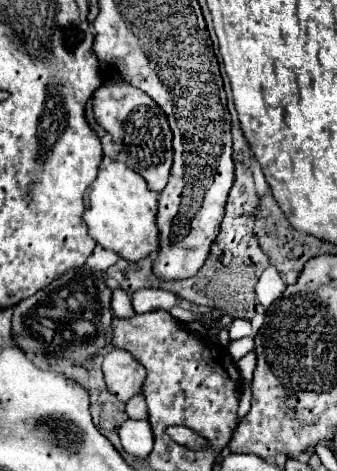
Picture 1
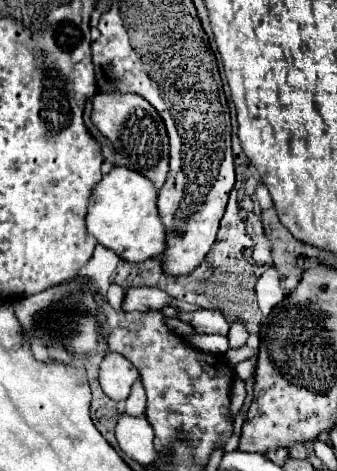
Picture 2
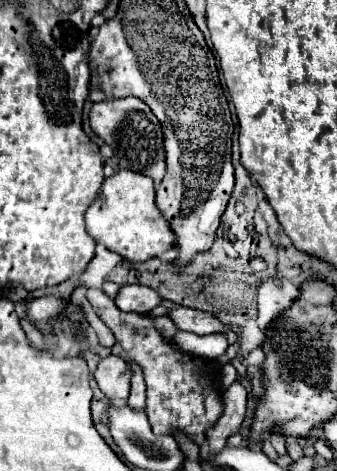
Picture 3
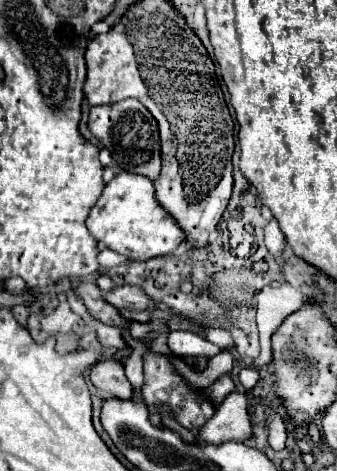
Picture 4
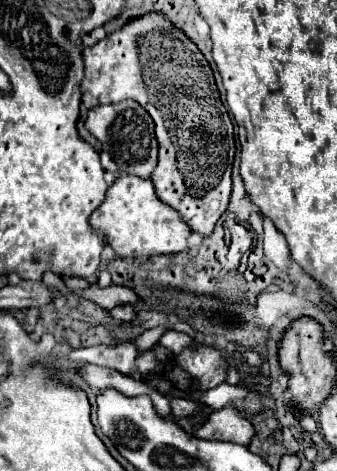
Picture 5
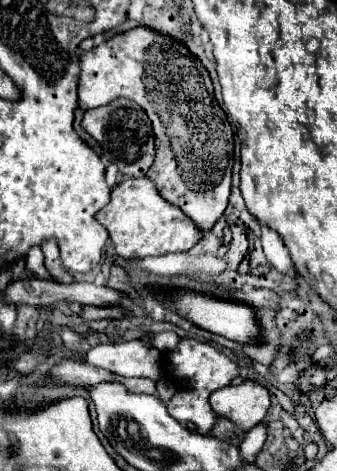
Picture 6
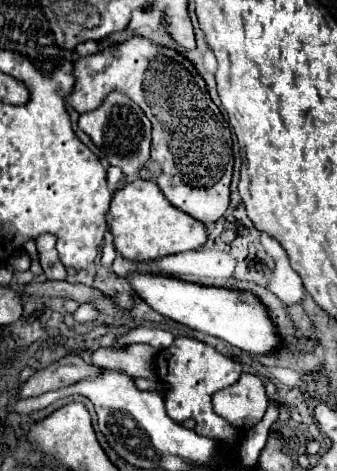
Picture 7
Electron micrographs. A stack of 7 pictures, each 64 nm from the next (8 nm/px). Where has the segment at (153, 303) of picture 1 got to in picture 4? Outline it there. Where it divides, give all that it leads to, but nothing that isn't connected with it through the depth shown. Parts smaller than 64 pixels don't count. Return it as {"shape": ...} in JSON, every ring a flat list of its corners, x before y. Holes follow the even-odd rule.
{"shape":[[114,286,110,292,104,292,102,296,114,308,146,310,152,304,152,300,142,292,142,288,136,288,136,286]]}

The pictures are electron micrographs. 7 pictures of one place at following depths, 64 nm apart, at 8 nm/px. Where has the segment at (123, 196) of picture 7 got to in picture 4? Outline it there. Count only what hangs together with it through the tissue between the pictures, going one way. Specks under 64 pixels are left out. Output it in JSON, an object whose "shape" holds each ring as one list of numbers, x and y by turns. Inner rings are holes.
{"shape":[[128,172,114,176,114,180,106,184,100,200,90,210,86,226,98,242,132,260,148,260,172,254,186,238,176,220,154,198,152,180]]}

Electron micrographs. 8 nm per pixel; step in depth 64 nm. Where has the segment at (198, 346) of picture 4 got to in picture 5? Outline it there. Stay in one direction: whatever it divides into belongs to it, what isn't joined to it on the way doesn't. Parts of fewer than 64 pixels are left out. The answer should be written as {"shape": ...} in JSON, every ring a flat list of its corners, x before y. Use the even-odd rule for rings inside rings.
{"shape":[[168,330,168,332,164,332,164,334,160,336,160,340,158,340,158,344,164,346,164,348,168,348,172,354,184,350,184,348,186,348,188,344,192,344,192,342,194,342,194,340,192,340,190,336,182,334,182,332,176,332,176,330]]}

